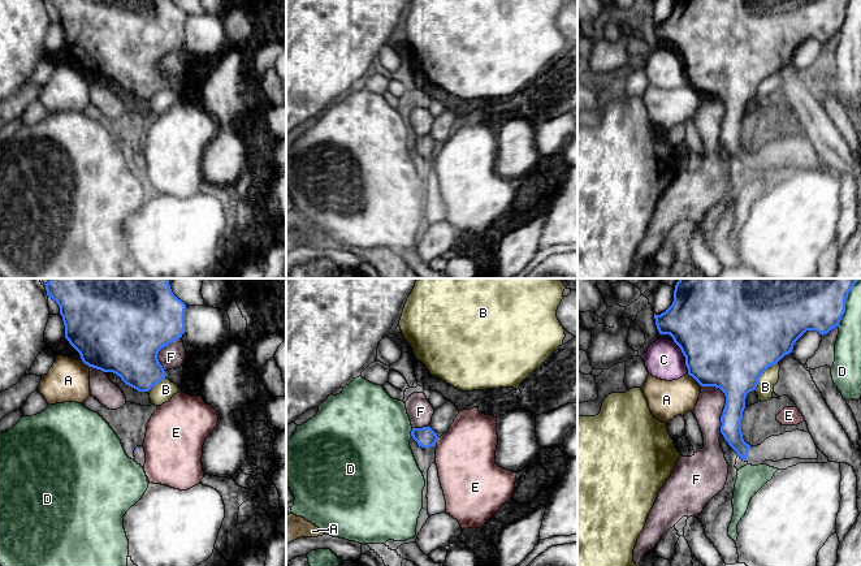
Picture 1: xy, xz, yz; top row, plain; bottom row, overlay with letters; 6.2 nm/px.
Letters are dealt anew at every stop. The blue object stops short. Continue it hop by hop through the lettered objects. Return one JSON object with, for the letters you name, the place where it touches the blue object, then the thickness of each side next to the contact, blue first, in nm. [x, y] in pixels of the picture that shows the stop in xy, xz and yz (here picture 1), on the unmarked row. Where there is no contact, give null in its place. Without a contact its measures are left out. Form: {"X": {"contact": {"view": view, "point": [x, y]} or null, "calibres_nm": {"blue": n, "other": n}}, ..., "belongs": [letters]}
{"belongs": []}

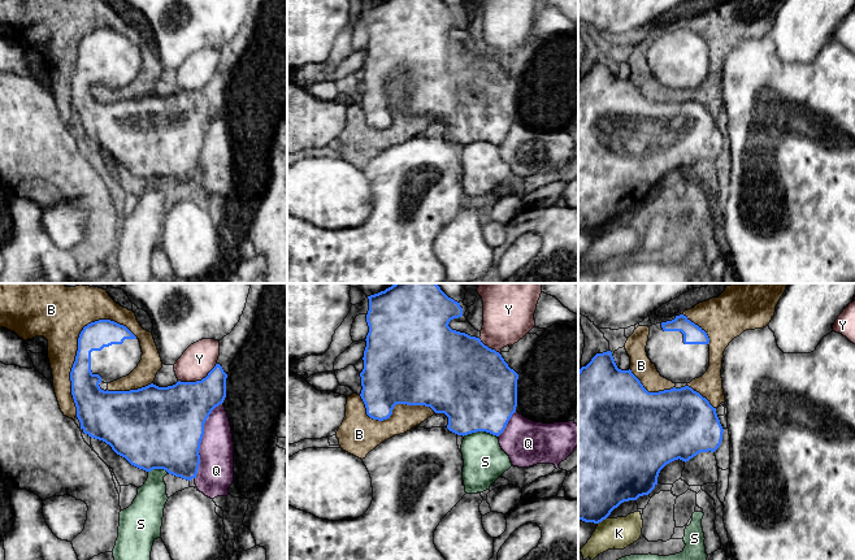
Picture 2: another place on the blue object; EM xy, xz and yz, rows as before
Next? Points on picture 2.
{"belongs": []}

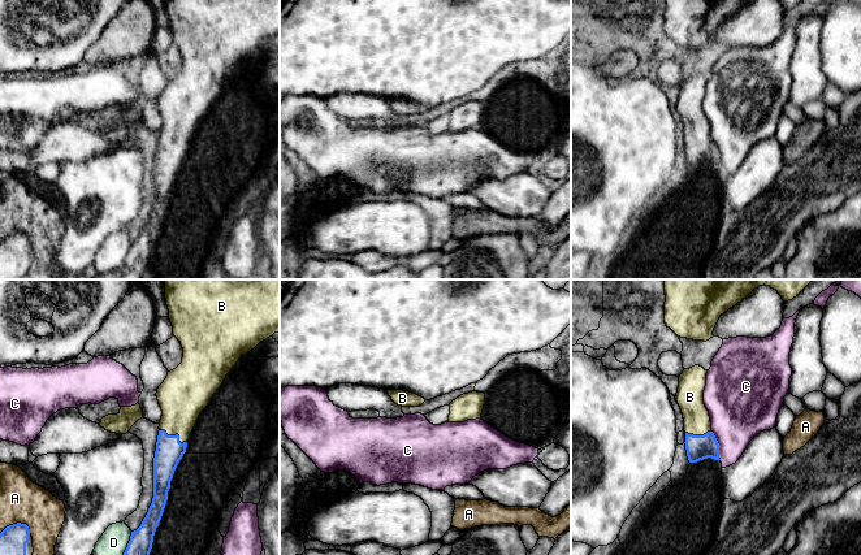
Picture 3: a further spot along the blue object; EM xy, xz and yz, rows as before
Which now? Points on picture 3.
{"B": {"contact": {"view": "xy", "point": [176, 143]}, "calibres_nm": {"blue": 170, "other": 300}}, "belongs": ["B"]}

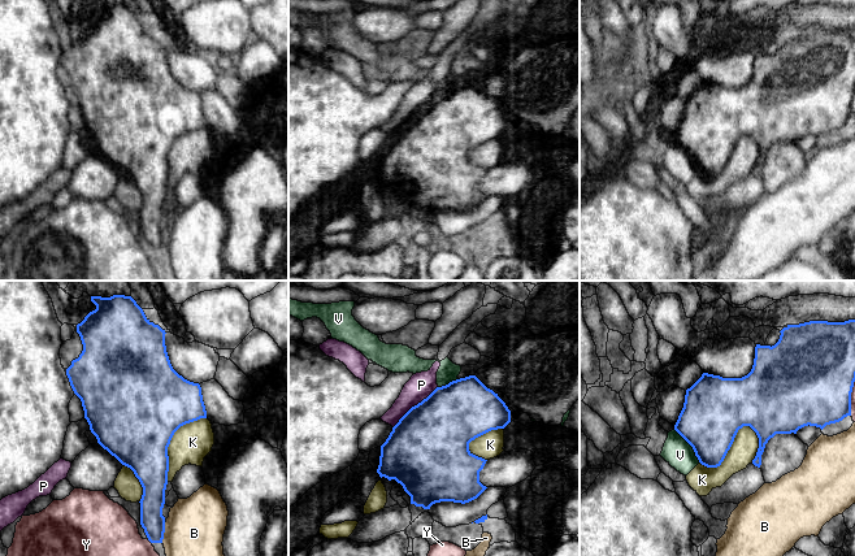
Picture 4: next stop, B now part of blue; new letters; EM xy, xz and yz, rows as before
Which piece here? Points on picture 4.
{"belongs": []}

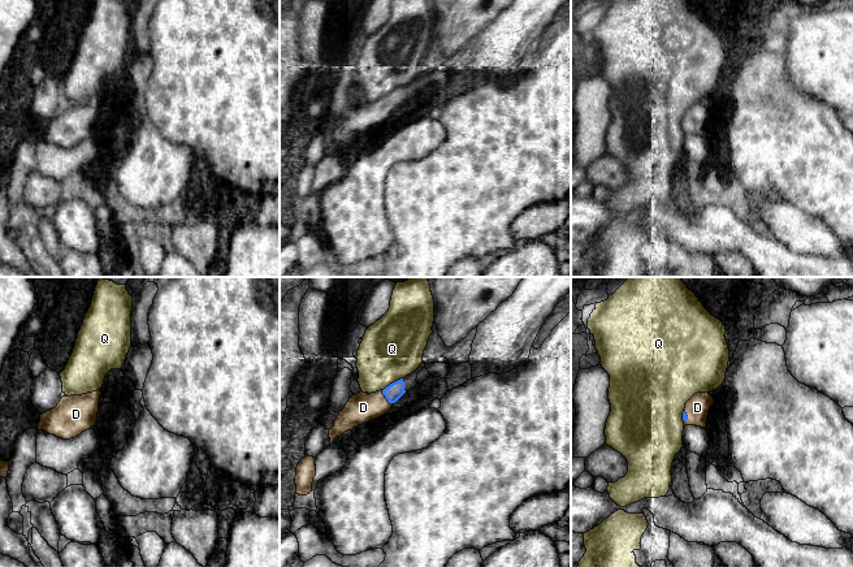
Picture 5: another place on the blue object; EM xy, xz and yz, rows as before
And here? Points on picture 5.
{"D": {"contact": {"view": "xz", "point": [385, 105]}, "calibres_nm": {"blue": 100, "other": 190}}, "belongs": ["D"]}

